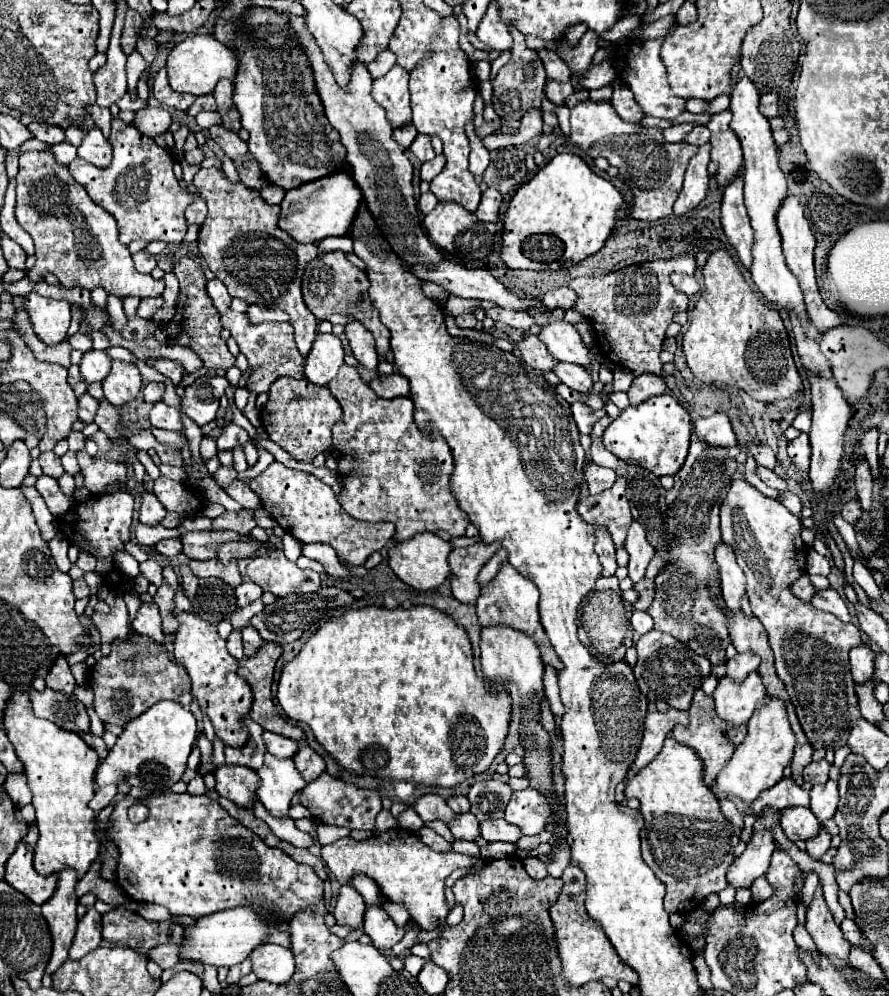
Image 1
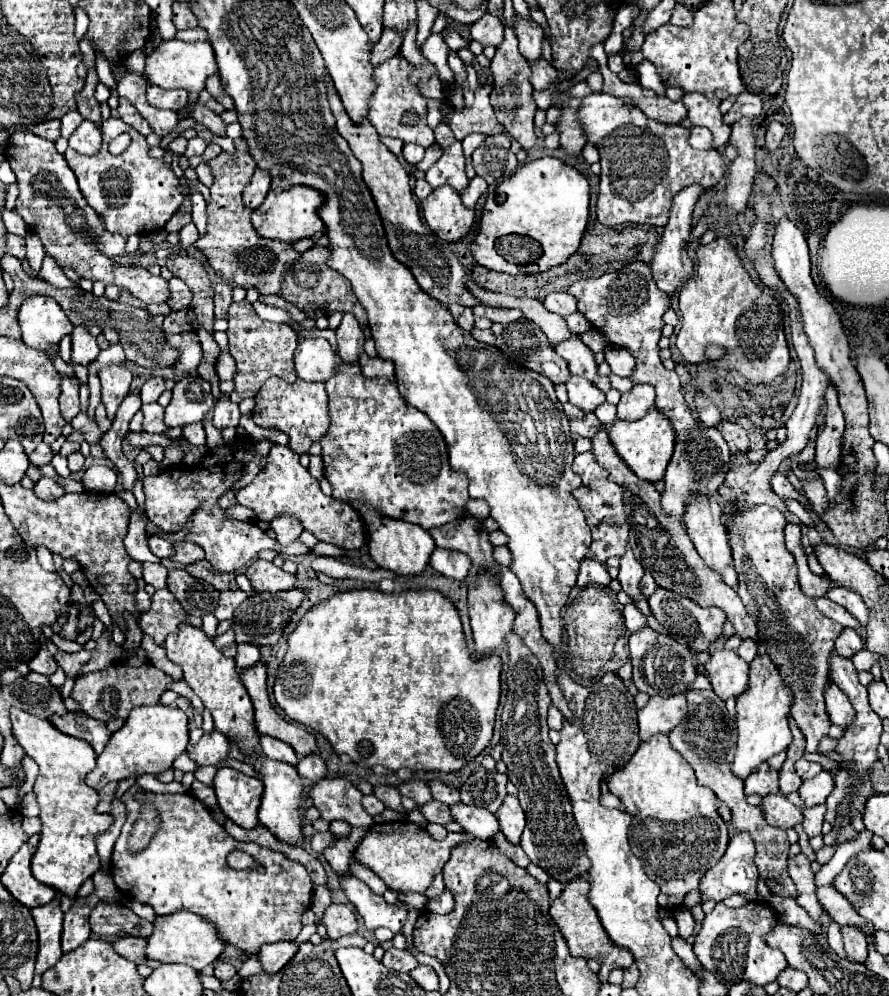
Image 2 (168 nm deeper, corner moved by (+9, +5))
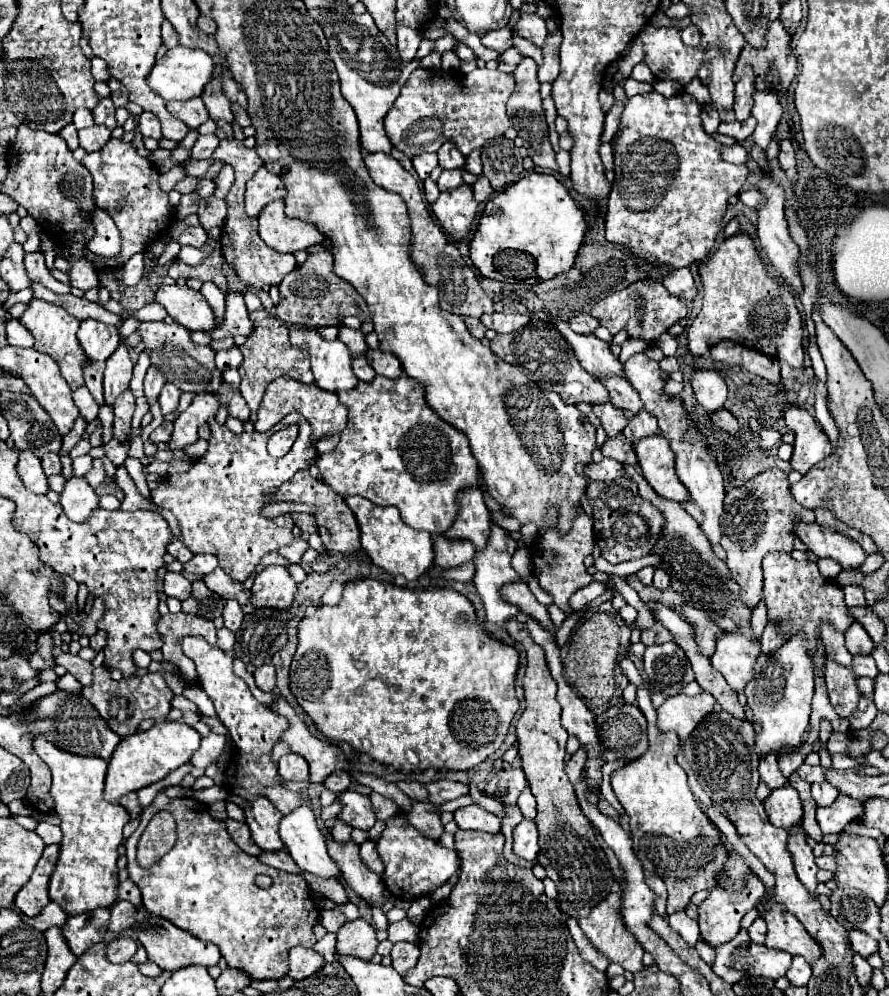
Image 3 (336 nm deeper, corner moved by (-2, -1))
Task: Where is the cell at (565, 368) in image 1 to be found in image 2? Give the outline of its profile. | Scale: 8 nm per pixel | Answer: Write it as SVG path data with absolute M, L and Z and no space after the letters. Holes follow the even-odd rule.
M574 374L566 382L566 390L568 390L570 404L588 412L596 410L596 406L604 402L604 392L600 392L594 384L588 384L588 380L574 376Z

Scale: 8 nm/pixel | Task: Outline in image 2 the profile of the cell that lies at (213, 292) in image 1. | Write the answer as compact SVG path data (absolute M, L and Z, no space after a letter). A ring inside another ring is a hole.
M226 282L212 284L214 288L214 316L216 318L226 318L228 306L232 304L232 286Z

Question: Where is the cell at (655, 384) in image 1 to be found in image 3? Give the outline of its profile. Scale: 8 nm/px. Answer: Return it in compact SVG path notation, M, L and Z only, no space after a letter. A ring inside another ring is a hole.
M641 410L639 414L635 414L633 420L629 420L629 424L625 426L623 434L625 438L635 444L639 442L641 438L647 438L647 436L653 436L657 432L657 418L651 416L647 410Z

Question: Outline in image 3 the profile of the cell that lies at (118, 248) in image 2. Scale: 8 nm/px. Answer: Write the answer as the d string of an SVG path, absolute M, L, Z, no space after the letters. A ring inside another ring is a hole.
M95 208L93 226L95 226L95 234L89 240L87 248L97 256L105 256L105 258L117 256L121 250L121 236L119 236L119 230L117 230L115 222L111 220L111 216L105 210Z

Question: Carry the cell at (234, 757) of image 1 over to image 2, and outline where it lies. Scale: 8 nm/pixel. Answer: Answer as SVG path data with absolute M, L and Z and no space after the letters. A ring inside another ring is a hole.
M216 729L210 734L204 734L196 746L188 746L188 754L198 766L218 766L222 760L230 758L228 752L228 739Z

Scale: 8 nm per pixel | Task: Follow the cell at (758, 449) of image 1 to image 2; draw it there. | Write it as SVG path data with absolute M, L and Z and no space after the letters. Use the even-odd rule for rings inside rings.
M724 422L718 426L720 434L724 436L724 440L728 442L730 446L730 452L732 454L738 454L738 452L748 452L750 450L750 440L748 440L748 432L738 426L738 424L732 424L732 422Z

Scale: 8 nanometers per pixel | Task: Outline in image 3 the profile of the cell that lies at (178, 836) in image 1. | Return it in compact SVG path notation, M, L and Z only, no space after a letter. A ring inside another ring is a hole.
M161 792L141 812L141 824L133 832L133 836L125 842L125 848L127 848L125 856L129 860L129 864L127 864L129 878L139 886L139 890L143 894L143 906L151 914L167 918L169 922L173 922L181 930L197 936L199 940L215 944L221 950L221 956L227 960L229 968L243 970L253 980L279 980L279 978L287 976L287 954L289 954L289 950L293 946L297 946L297 944L299 946L313 946L317 942L315 934L313 934L313 926L319 920L319 910L311 902L307 882L299 874L289 874L289 872L275 870L275 868L259 862L257 858L249 856L247 852L243 852L231 840L225 822L211 818L207 808L201 802L193 800L193 798L177 798L177 800L173 800L173 798L169 798L169 796L165 796ZM161 810L173 814L175 824L177 824L177 842L151 868L141 868L137 864L137 860L135 860L139 838L145 832L151 818L155 814L159 814ZM257 874L271 876L273 878L271 888L267 888L267 890L259 888L255 884Z

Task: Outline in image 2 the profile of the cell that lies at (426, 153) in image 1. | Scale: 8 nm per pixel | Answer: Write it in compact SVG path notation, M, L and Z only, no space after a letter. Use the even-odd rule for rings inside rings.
M404 144L404 152L402 154L410 164L418 164L424 158L424 148L416 146L416 144Z

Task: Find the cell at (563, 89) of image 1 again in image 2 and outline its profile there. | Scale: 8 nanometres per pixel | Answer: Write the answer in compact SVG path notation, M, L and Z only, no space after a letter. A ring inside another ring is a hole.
M540 58L536 64L532 64L530 84L534 86L534 90L546 90L556 80L558 80L558 70L550 62L546 62L544 58Z

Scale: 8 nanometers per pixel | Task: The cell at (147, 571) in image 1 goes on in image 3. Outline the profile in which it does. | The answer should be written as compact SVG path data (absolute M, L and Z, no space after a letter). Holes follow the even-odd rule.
M167 572L163 578L163 588L167 596L173 596L177 600L187 600L191 594L191 582L183 576L183 574L175 574L175 572Z

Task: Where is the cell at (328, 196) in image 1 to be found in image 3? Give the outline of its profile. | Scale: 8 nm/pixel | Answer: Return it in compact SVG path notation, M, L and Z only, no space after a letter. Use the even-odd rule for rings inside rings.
M283 200L269 202L257 220L261 240L277 252L307 250L325 240L315 226L297 218L287 218L283 212Z

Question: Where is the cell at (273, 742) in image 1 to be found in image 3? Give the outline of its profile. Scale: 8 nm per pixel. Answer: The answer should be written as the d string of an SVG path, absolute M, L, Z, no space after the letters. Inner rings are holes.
M291 752L279 760L279 776L283 780L291 780L291 782L309 780L309 766L307 766L305 758Z

